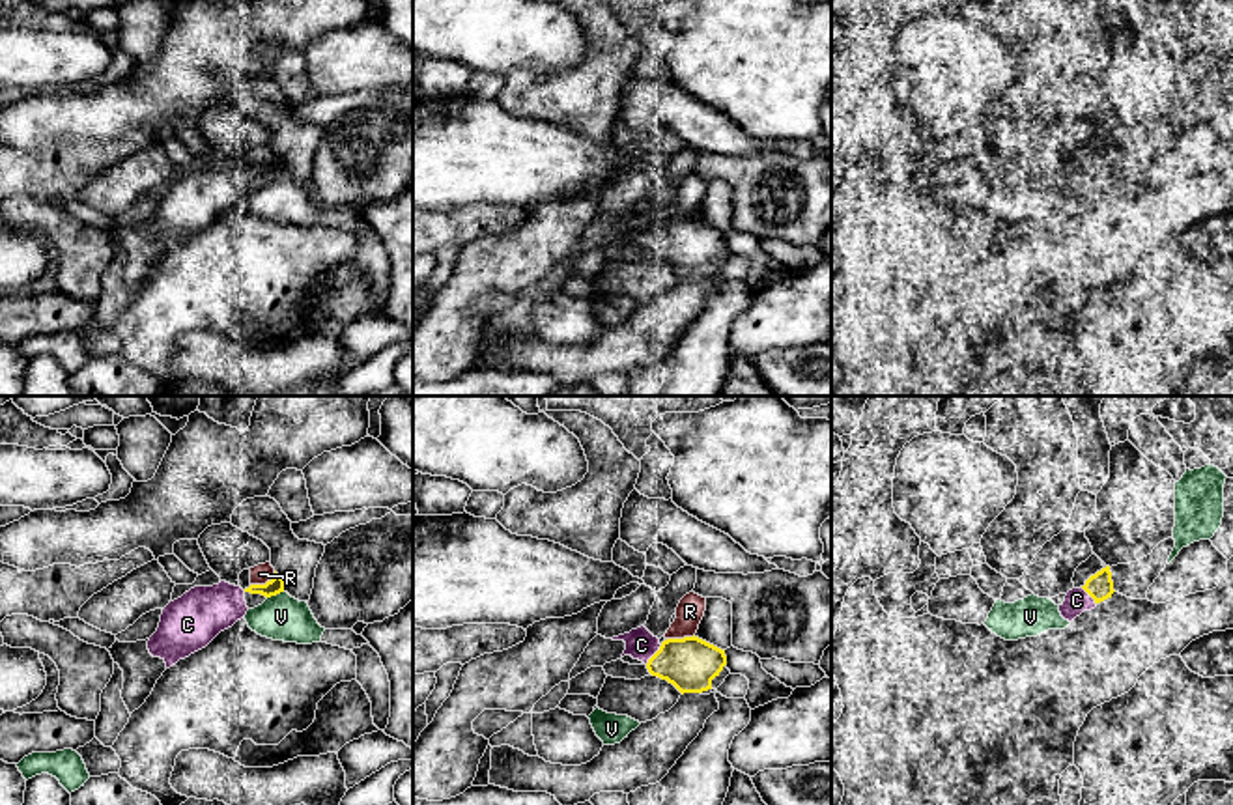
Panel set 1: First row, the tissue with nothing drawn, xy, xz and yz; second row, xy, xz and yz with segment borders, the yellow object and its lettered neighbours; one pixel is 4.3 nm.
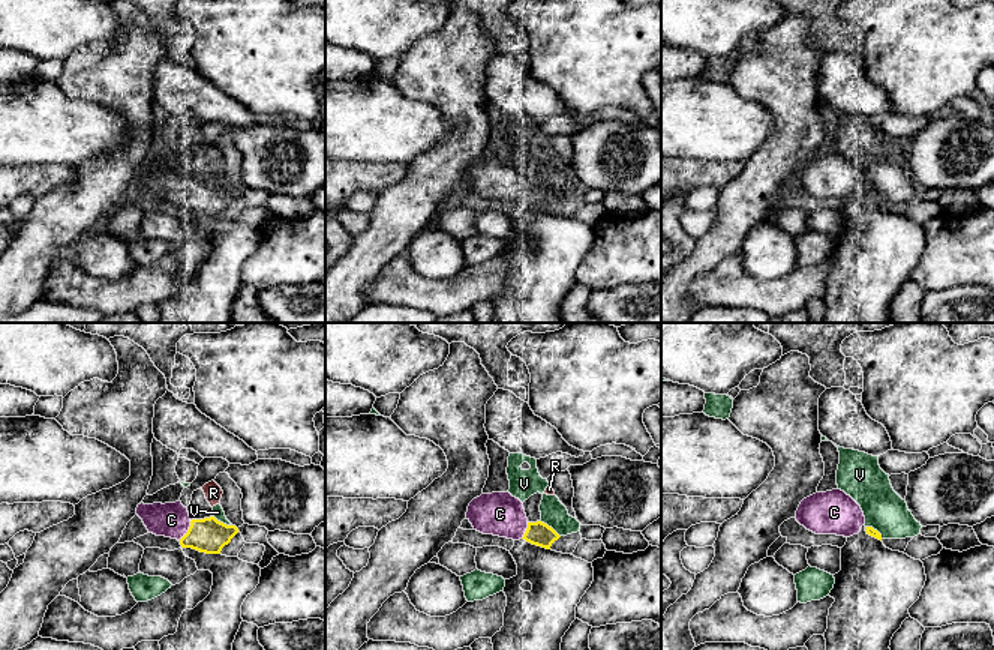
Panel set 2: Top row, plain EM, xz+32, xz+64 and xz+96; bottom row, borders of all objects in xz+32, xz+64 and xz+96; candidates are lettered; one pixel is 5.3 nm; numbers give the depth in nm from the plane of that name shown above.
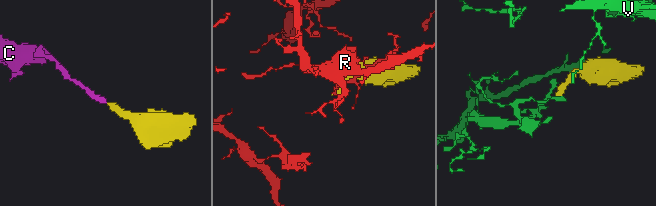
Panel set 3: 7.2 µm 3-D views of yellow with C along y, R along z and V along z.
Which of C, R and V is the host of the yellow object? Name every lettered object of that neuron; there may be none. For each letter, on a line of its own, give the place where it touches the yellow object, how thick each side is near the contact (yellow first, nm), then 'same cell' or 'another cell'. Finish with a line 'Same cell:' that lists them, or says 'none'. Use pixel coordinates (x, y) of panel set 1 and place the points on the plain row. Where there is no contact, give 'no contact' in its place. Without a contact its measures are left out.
C: contact xz (654, 236); calibres 240 and 130 nm; same cell
R: contact xy (266, 165); calibres 70 and 90 nm; another cell
V: contact xy (275, 176); calibres 70 and 200 nm; another cell
Same cell: C

